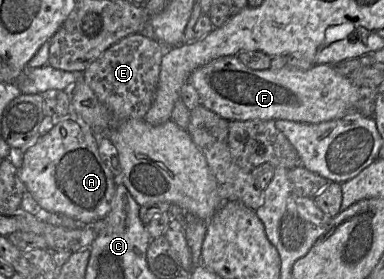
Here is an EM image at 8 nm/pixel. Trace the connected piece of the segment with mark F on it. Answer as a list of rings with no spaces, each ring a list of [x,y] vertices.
[[[223,56],[217,59],[214,59],[195,69],[189,77],[189,82],[194,86],[200,96],[200,103],[205,108],[209,109],[210,111],[216,113],[220,117],[226,119],[227,121],[237,120],[237,121],[246,121],[246,120],[289,120],[295,121],[300,123],[311,123],[317,124],[321,122],[341,119],[349,112],[357,112],[356,111],[356,103],[359,100],[359,87],[366,87],[366,86],[356,86],[354,85],[351,80],[347,76],[343,76],[339,74],[332,65],[330,64],[319,64],[315,65],[307,70],[300,70],[294,67],[285,65],[279,70],[253,70],[245,65],[243,65],[237,56]]]

